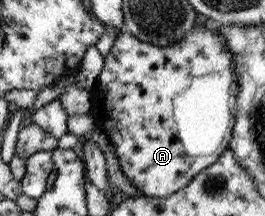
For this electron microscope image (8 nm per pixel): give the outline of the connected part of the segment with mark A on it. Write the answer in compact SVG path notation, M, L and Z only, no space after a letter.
M201 19L167 46L142 42L129 32L119 32L103 59L97 82L90 91L88 115L105 131L123 175L141 196L165 198L186 187L199 171L211 166L231 140L237 95L233 54L221 32Z

